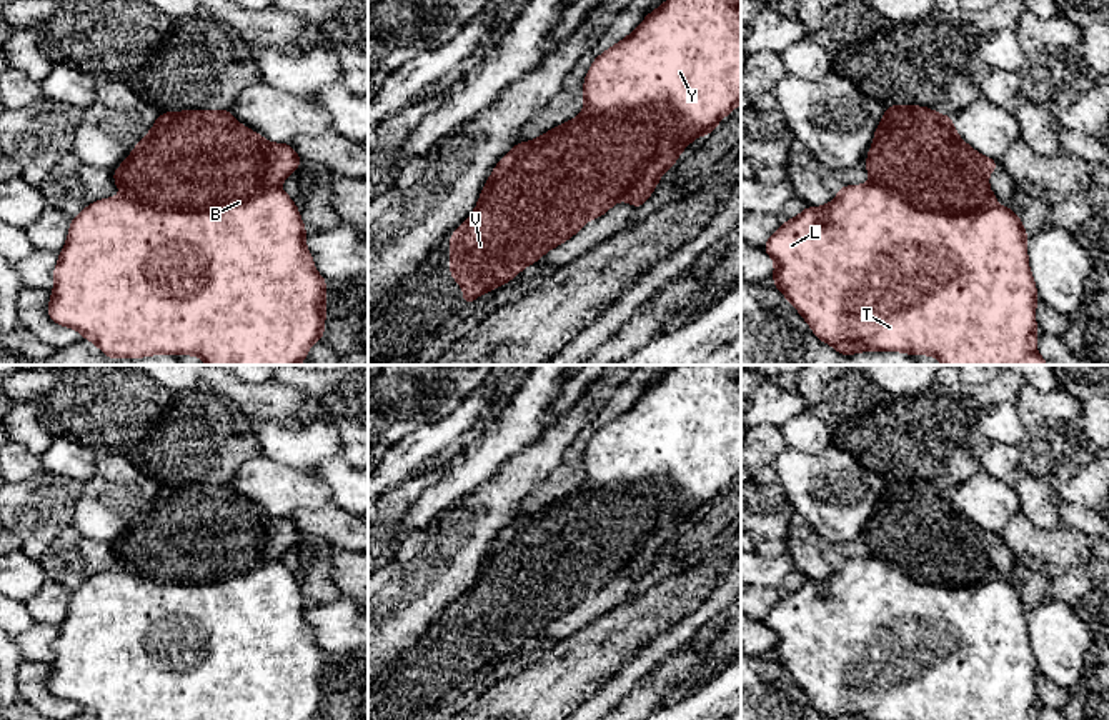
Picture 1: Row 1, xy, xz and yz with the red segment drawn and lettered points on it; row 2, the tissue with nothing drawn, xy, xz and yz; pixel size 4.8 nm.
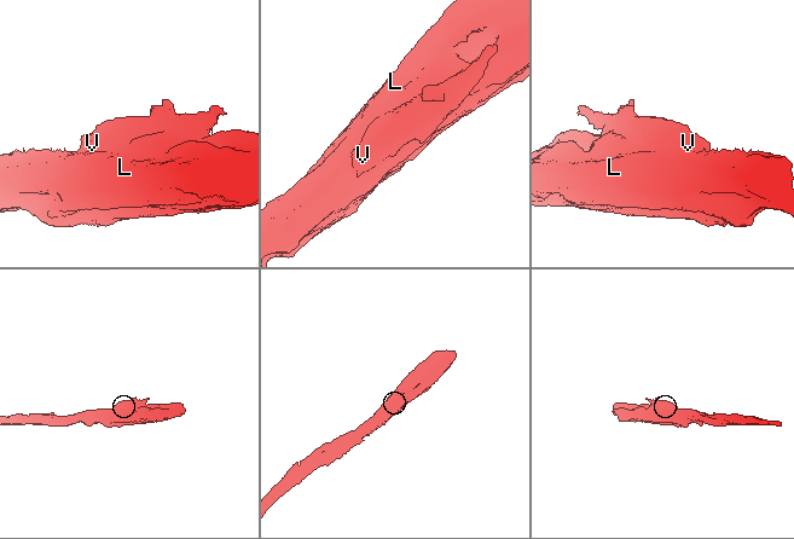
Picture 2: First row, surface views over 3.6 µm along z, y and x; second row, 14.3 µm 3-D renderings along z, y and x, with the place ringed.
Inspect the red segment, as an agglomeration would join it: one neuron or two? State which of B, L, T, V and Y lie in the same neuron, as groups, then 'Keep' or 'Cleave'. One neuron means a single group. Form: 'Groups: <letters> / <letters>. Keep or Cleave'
Groups: B L T Y / V. Cleave

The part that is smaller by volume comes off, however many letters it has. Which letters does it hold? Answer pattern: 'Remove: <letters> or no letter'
Remove: V

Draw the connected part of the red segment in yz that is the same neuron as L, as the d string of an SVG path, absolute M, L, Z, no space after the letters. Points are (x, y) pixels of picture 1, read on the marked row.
M932 177L936 187L929 193L927 203L911 203L893 190L874 182L864 185L841 187L838 197L824 207L806 207L798 217L786 220L766 242L763 250L774 260L773 283L788 302L808 322L814 335L829 343L843 357L858 352L904 352L909 355L931 355L942 365L1047 365L1036 350L1036 303L1039 293L1027 258L1027 232L1021 218L1009 207L989 207L984 188L964 188L962 178Z

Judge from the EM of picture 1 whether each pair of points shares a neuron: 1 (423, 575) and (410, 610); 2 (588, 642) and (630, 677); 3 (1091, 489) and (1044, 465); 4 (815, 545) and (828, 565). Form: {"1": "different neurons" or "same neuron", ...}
{"1": "same neuron", "2": "different neurons", "3": "different neurons", "4": "same neuron"}

